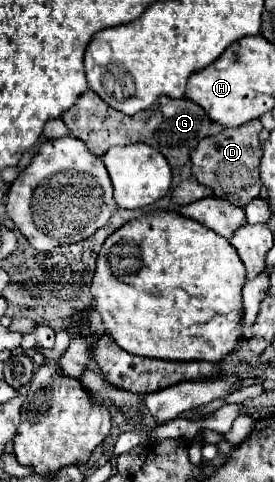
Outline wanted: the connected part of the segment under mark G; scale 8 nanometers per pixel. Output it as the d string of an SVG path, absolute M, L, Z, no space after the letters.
M91 89L87 93L83 93L81 99L61 115L61 119L71 129L71 133L75 137L79 137L81 141L85 141L89 151L99 157L113 145L129 145L129 143L143 141L143 143L149 143L151 147L159 149L167 157L167 161L173 169L179 169L189 161L191 151L197 147L197 143L203 137L209 137L211 127L213 127L213 121L207 117L203 107L199 107L197 103L193 103L185 97L183 99L161 97L153 109L145 109L145 111L139 111L133 117L129 117L129 115L123 115L121 111L111 109Z

